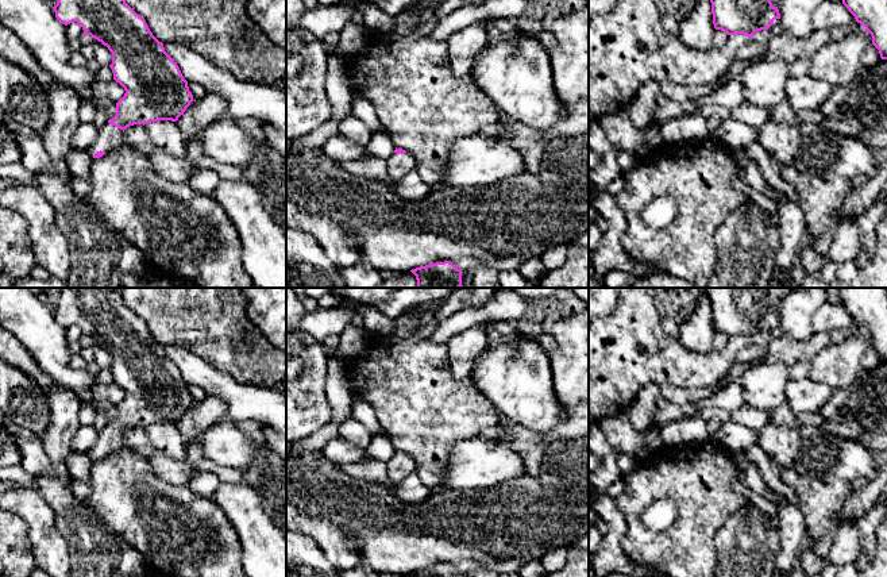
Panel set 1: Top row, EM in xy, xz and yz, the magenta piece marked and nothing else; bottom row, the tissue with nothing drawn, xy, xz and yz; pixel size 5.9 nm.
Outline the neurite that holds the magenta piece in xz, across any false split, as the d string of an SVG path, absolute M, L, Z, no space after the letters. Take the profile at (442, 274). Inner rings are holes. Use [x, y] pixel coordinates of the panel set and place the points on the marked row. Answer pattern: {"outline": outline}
{"outline": "M436 262L410 270L417 280L417 288L463 288L462 270L452 262Z"}

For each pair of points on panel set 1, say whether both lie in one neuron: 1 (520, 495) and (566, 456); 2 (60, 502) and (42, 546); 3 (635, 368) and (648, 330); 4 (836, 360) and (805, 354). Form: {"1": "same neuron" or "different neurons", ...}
{"1": "different neurons", "2": "different neurons", "3": "same neuron", "4": "different neurons"}

